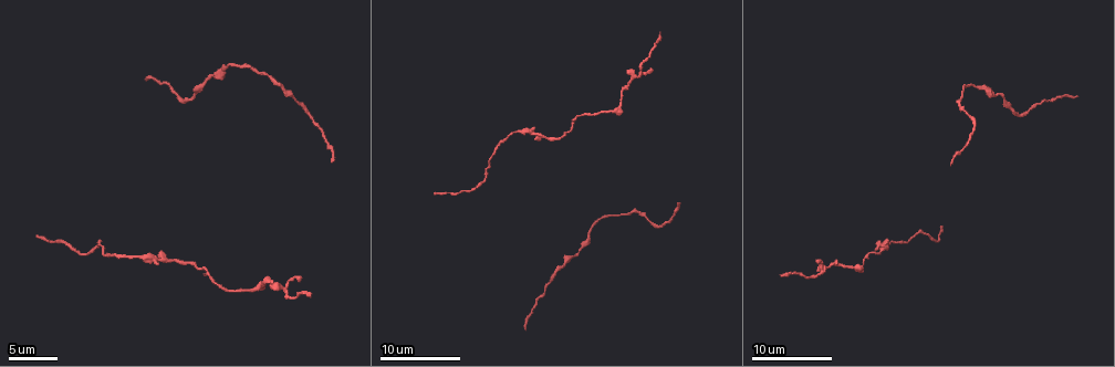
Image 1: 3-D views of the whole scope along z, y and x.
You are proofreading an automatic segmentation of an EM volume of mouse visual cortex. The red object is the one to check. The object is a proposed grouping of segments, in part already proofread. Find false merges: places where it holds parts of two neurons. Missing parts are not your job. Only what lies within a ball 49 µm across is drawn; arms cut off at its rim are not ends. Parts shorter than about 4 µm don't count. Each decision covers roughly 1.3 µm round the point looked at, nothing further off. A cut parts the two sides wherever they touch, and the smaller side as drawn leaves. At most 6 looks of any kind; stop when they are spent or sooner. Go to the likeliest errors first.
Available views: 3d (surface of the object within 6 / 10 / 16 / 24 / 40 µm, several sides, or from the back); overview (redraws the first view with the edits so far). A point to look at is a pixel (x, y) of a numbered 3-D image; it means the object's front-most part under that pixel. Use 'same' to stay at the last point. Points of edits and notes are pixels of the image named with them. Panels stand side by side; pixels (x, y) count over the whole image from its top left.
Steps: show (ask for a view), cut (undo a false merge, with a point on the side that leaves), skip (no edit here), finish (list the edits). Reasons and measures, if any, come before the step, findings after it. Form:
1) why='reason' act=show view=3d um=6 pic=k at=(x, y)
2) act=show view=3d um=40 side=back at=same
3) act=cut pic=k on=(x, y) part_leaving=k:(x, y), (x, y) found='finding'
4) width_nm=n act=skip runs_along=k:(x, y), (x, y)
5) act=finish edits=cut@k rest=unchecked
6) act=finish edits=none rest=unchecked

why='three-way junction' act=show view=3d um=16 pic=1 at=(819, 273)

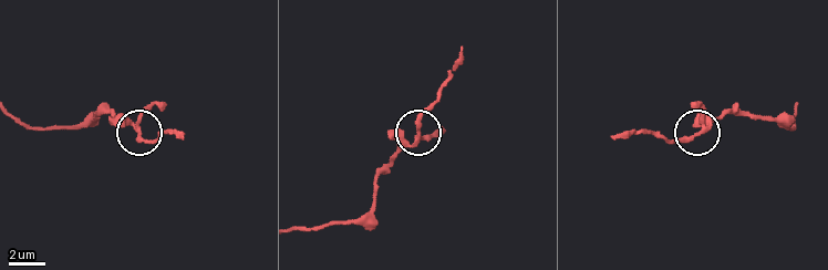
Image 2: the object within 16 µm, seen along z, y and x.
act=skip found='all the same neuron'

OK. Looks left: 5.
act=show view=3d um=16 pic=1 at=(618, 107)

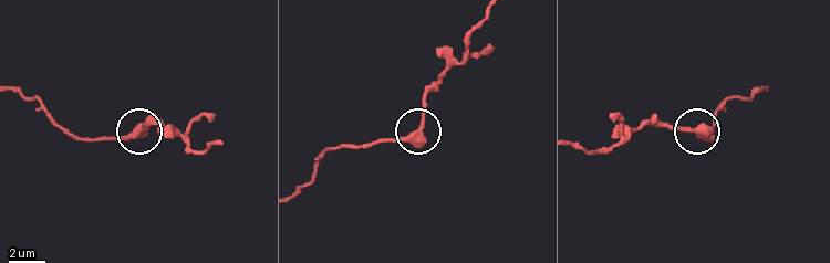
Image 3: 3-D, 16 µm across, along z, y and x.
act=skip found='all the same neuron'

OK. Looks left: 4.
why='thick turns thin' act=show view=3d um=10 pic=1 at=(192, 96)

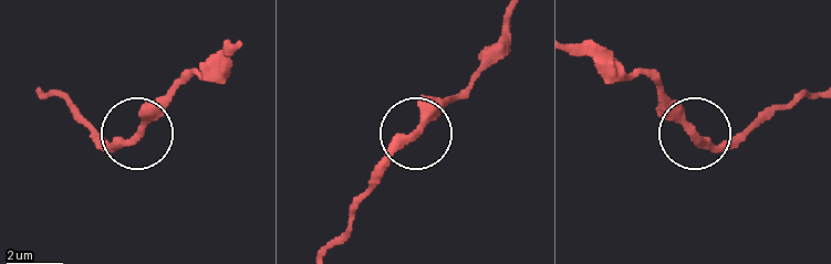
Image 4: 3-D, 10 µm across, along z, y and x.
why='other side' act=show view=3d um=10 side=back pic=4 at=(416, 134)

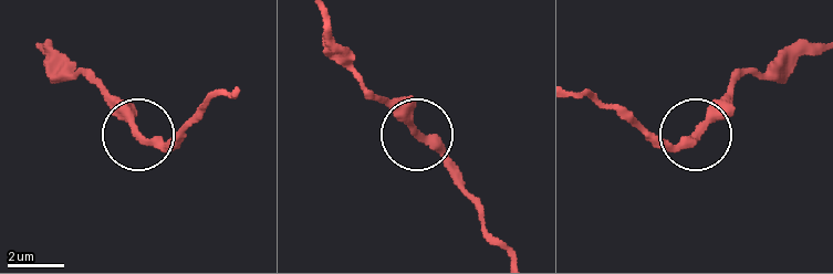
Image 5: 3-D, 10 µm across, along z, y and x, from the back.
act=skip runs_along=5:(321, 14), (323, 35), (363, 85), (461, 176) found='all the same neuron'

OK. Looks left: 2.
act=finish edits=none rest=unchecked

